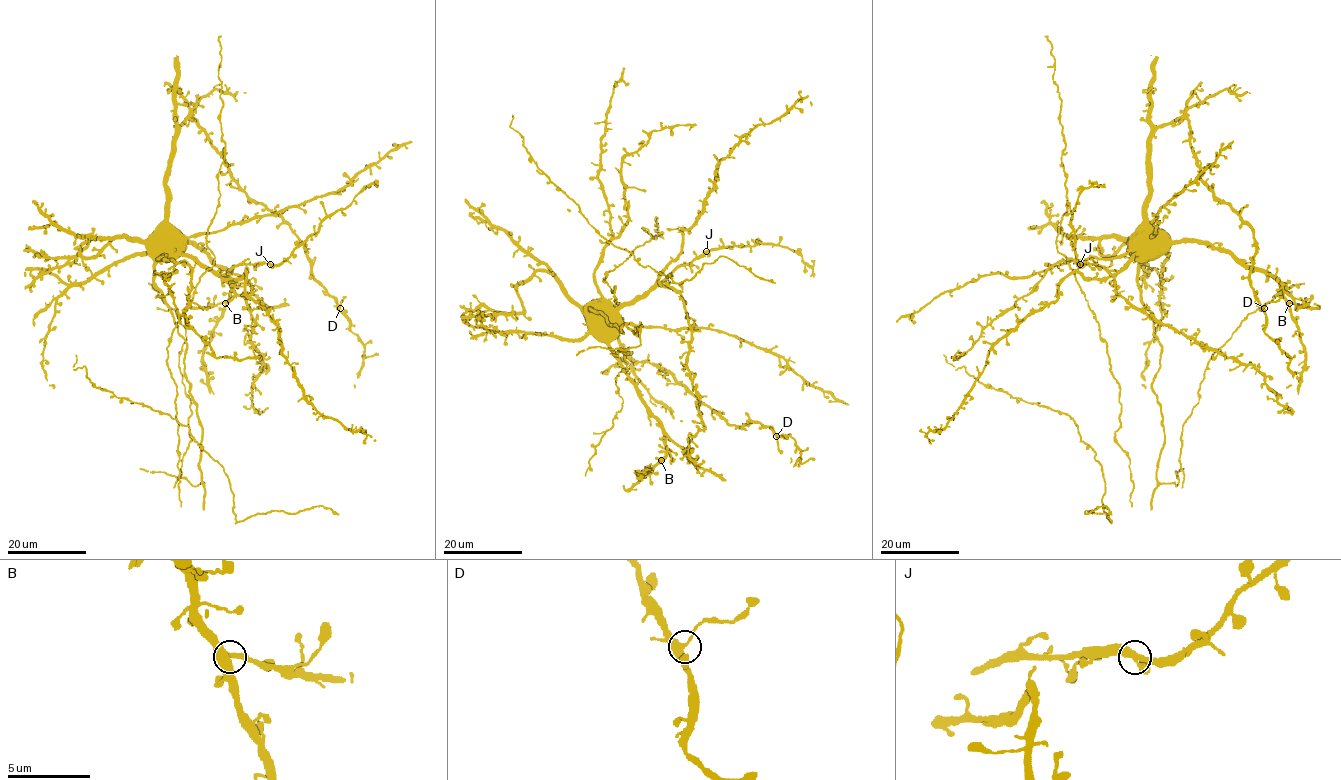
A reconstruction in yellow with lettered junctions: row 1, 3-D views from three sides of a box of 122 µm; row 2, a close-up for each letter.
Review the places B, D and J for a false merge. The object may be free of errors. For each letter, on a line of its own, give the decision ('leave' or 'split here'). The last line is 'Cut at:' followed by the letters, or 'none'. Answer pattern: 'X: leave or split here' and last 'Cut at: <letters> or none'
B: leave
D: leave
J: leave
Cut at: none

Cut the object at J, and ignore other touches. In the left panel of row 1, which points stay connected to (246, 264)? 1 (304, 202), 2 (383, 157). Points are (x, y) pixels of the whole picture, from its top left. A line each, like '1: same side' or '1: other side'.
1: same side
2: same side

